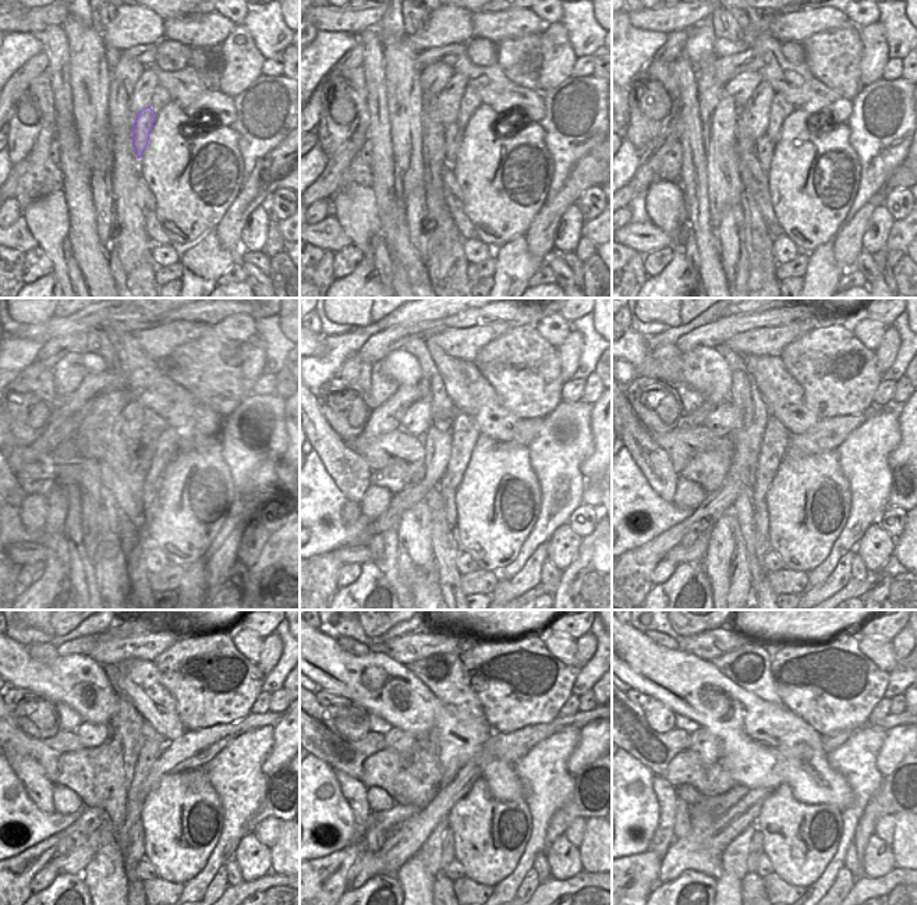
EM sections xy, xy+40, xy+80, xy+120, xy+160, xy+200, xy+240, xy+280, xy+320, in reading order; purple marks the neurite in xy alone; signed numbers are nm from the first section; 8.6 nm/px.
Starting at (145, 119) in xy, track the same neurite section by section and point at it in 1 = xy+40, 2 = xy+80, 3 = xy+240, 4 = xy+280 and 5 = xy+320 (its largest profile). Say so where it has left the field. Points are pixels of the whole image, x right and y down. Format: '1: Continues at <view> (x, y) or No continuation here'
1: Continues at xy+40 (453, 132)
2: Continues at xy+80 (764, 148)
3: Continues at xy+240 (133, 808)
4: Continues at xy+280 (429, 852)
5: Continues at xy+320 (735, 856)

